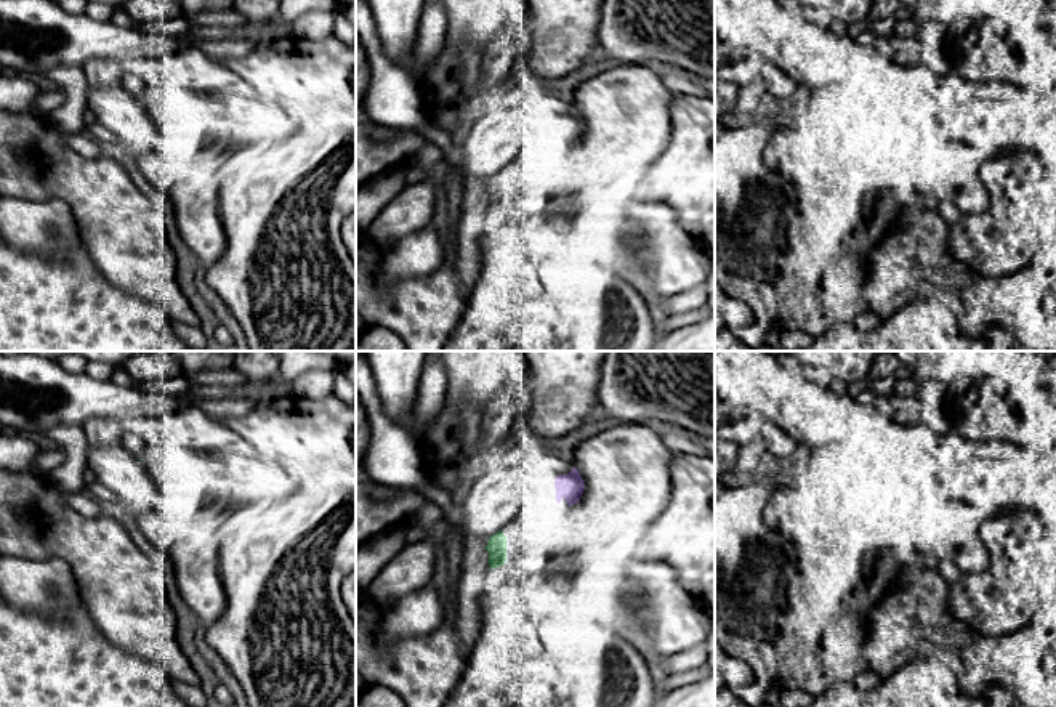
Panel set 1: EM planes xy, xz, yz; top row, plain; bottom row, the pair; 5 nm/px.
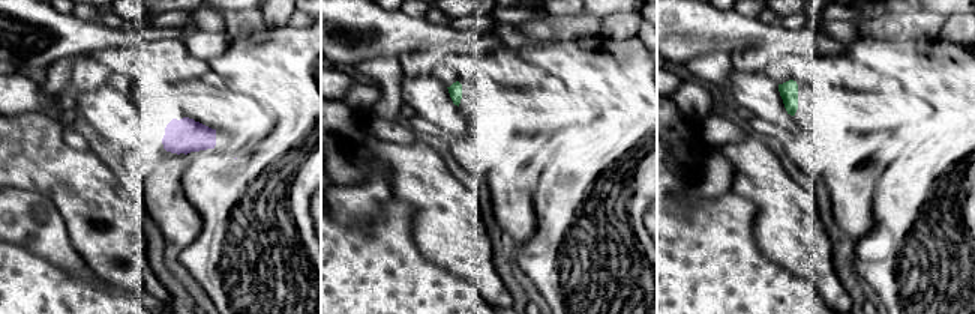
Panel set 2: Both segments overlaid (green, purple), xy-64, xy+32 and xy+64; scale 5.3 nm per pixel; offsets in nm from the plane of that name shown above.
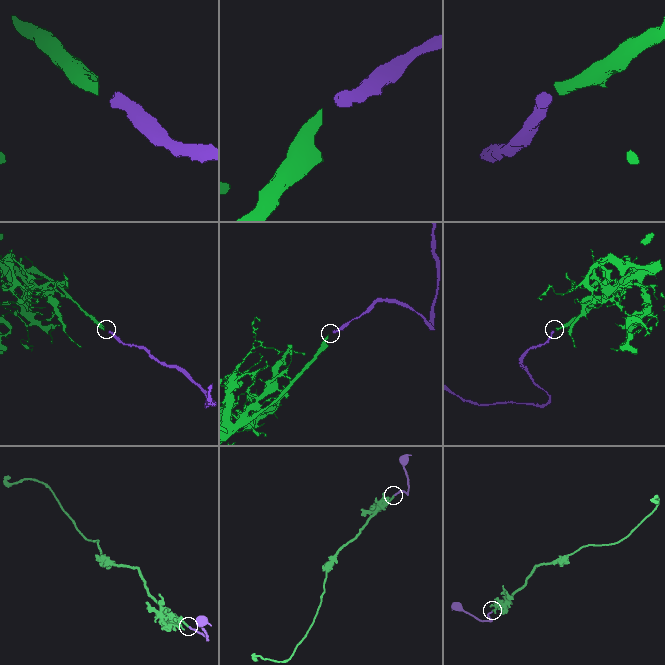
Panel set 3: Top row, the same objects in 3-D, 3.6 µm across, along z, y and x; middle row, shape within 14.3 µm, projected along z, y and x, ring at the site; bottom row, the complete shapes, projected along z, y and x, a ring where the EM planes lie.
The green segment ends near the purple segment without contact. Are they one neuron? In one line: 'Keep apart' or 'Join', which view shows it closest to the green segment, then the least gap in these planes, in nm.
Keep apart. Closest in xz. Distance 320 nm

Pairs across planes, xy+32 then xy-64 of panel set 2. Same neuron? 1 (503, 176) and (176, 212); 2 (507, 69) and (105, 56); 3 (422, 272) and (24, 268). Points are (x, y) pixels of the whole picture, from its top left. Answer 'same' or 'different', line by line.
1: same
2: same
3: same

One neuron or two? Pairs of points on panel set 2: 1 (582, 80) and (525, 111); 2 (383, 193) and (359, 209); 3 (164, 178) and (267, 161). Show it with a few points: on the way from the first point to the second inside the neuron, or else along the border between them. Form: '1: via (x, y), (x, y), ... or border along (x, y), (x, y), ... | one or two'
1: border along (584, 96), (588, 102) | two
2: via (377, 193), (365, 203) | one
3: border along (182, 175), (182, 190), (195, 208) | two

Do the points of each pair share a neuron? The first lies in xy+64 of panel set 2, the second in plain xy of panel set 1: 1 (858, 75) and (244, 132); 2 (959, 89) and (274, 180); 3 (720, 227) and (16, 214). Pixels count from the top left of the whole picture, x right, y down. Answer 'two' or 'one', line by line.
1: two
2: one
3: two

